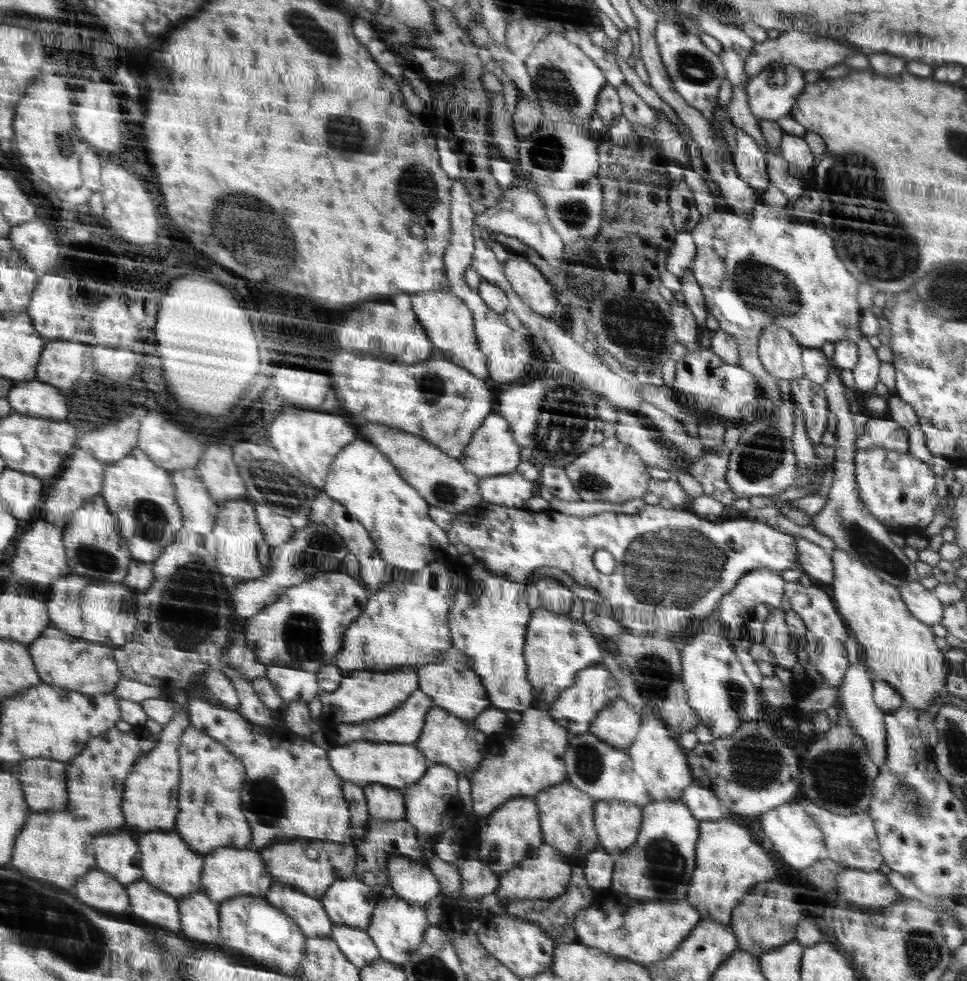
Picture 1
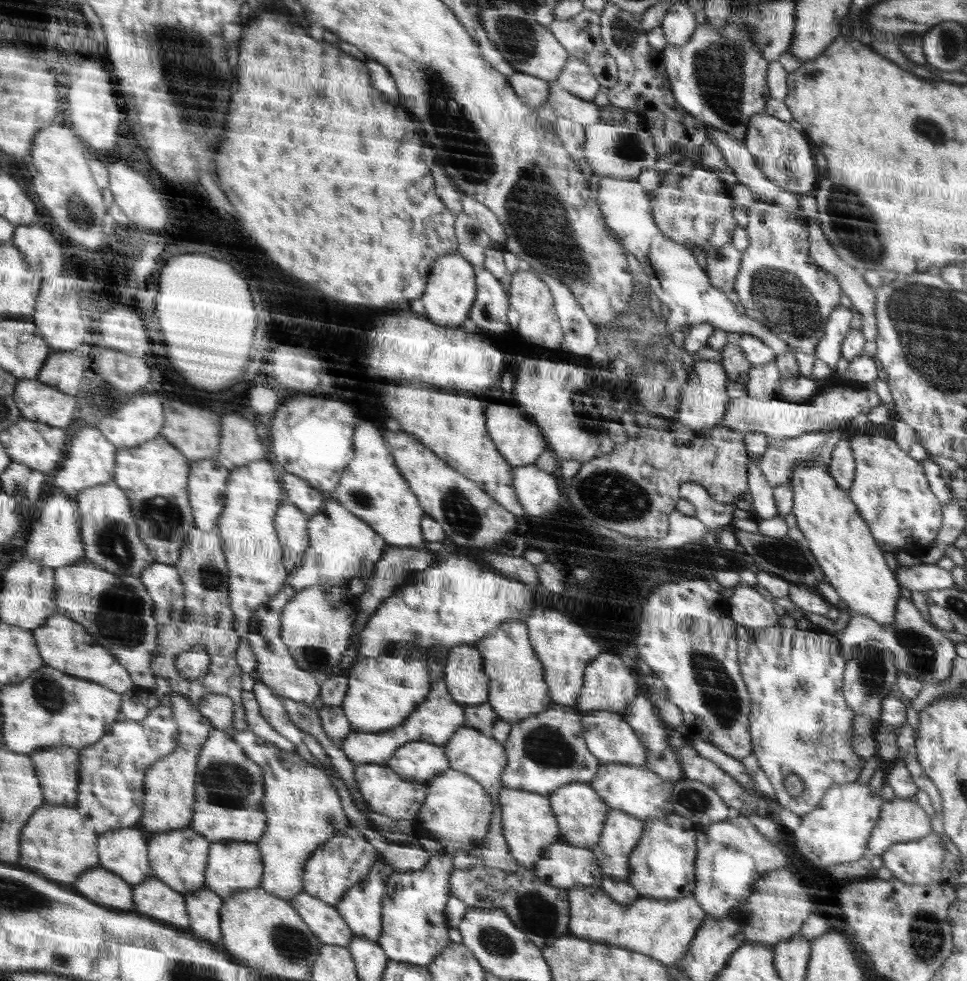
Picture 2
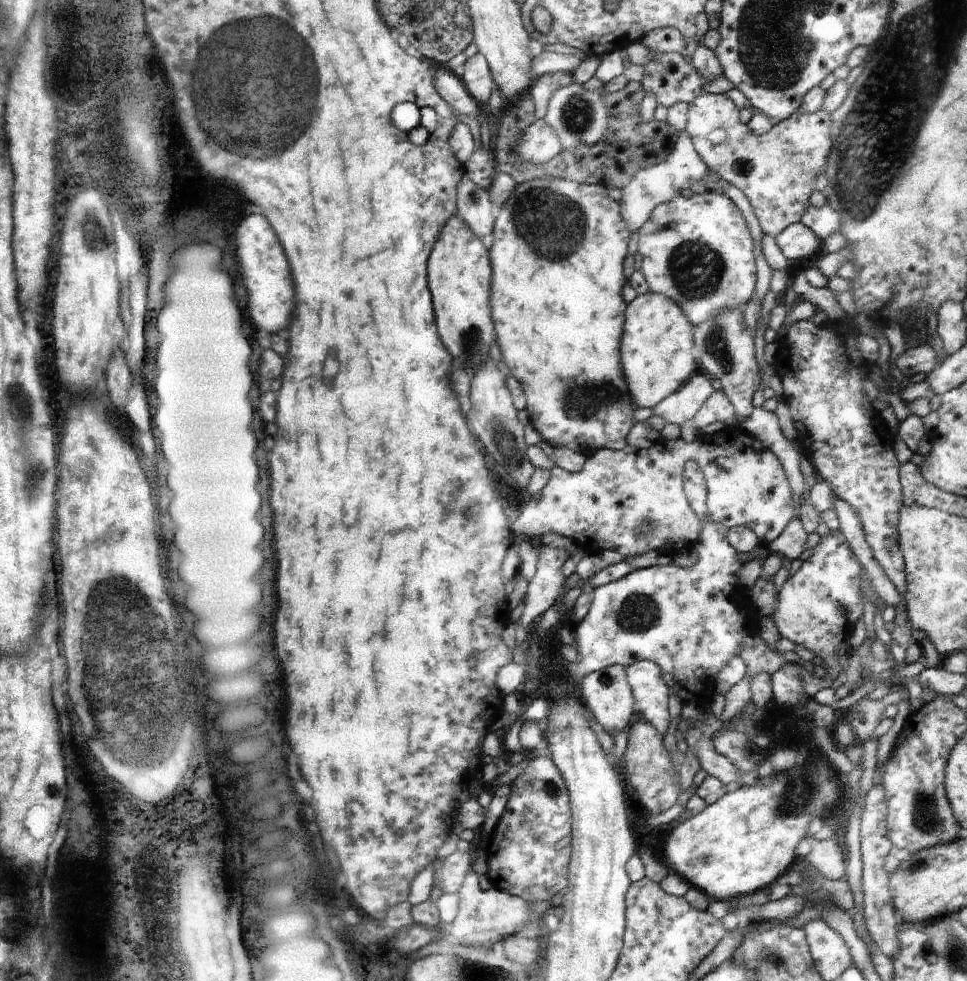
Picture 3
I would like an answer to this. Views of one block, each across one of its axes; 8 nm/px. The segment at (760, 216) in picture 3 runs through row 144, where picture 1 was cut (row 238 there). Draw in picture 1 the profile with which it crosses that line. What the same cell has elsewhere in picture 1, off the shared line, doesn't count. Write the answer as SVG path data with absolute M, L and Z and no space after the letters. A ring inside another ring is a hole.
M682 180L680 182L676 182L674 183L674 186L670 187L670 208L672 208L671 215L673 222L676 224L676 229L678 232L689 232L693 236L696 245L697 251L693 263L691 264L691 272L695 276L696 282L700 285L704 301L706 303L707 312L711 313L712 316L718 320L720 330L727 332L730 336L733 336L733 339L736 339L737 345L739 346L738 365L740 365L744 370L750 371L761 386L762 397L761 400L755 404L756 410L752 417L748 417L746 419L742 417L736 422L737 426L740 426L742 430L749 428L749 426L753 425L753 422L758 419L769 417L773 413L773 410L781 404L782 398L784 398L784 395L781 394L782 390L780 390L780 381L776 380L766 372L760 359L760 338L767 326L777 324L780 328L789 330L792 333L792 336L797 339L800 344L805 345L807 349L820 349L825 342L836 343L837 341L852 341L856 343L861 340L860 324L858 324L858 320L860 320L860 306L858 306L858 302L856 302L856 290L858 290L859 279L845 266L842 258L840 256L836 256L837 249L836 243L833 241L833 237L826 230L816 228L816 226L812 226L812 224L806 224L806 220L799 220L798 218L789 215L786 208L781 211L771 209L771 206L768 206L766 202L763 201L762 195L764 195L764 193L760 194L760 192L756 193L755 191L755 194L758 195L758 204L752 209L752 211L754 211L754 218L752 218L752 220L750 217L743 217L734 209L727 207L719 207L714 214L707 214L706 216L701 217L698 209L696 208L692 191L686 181Z

